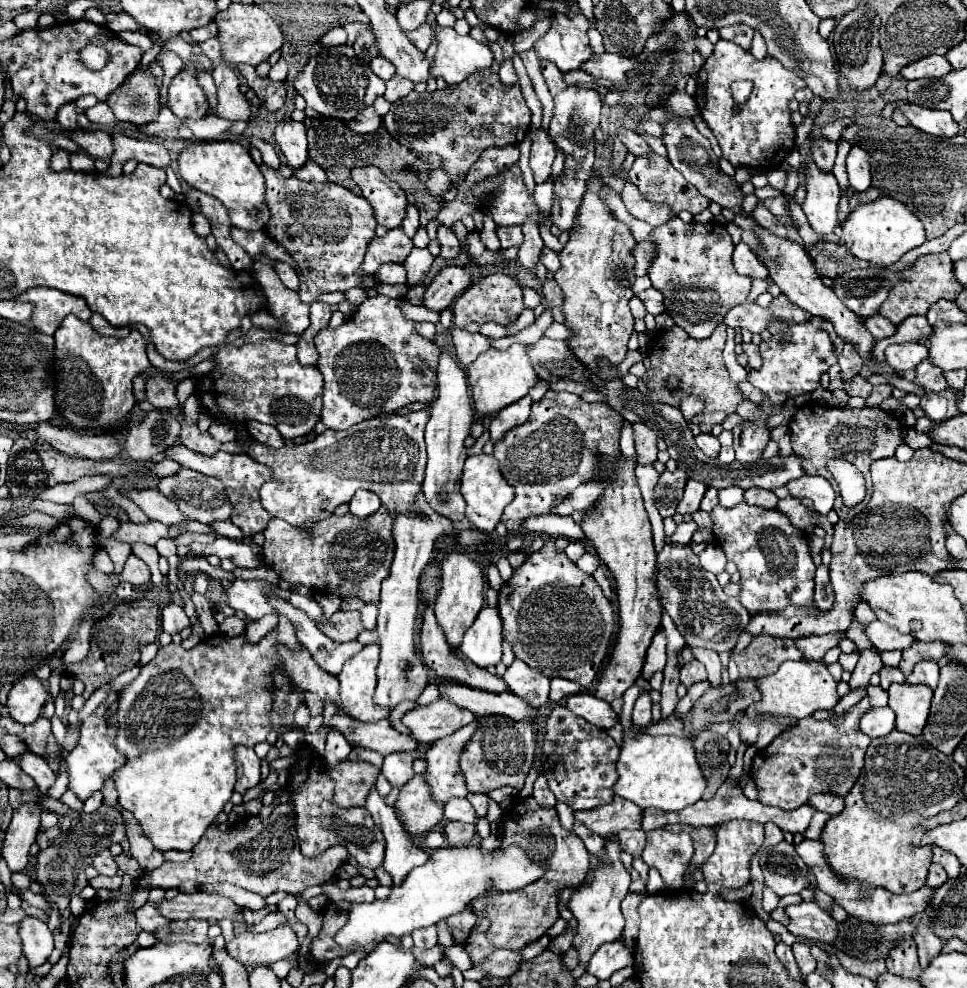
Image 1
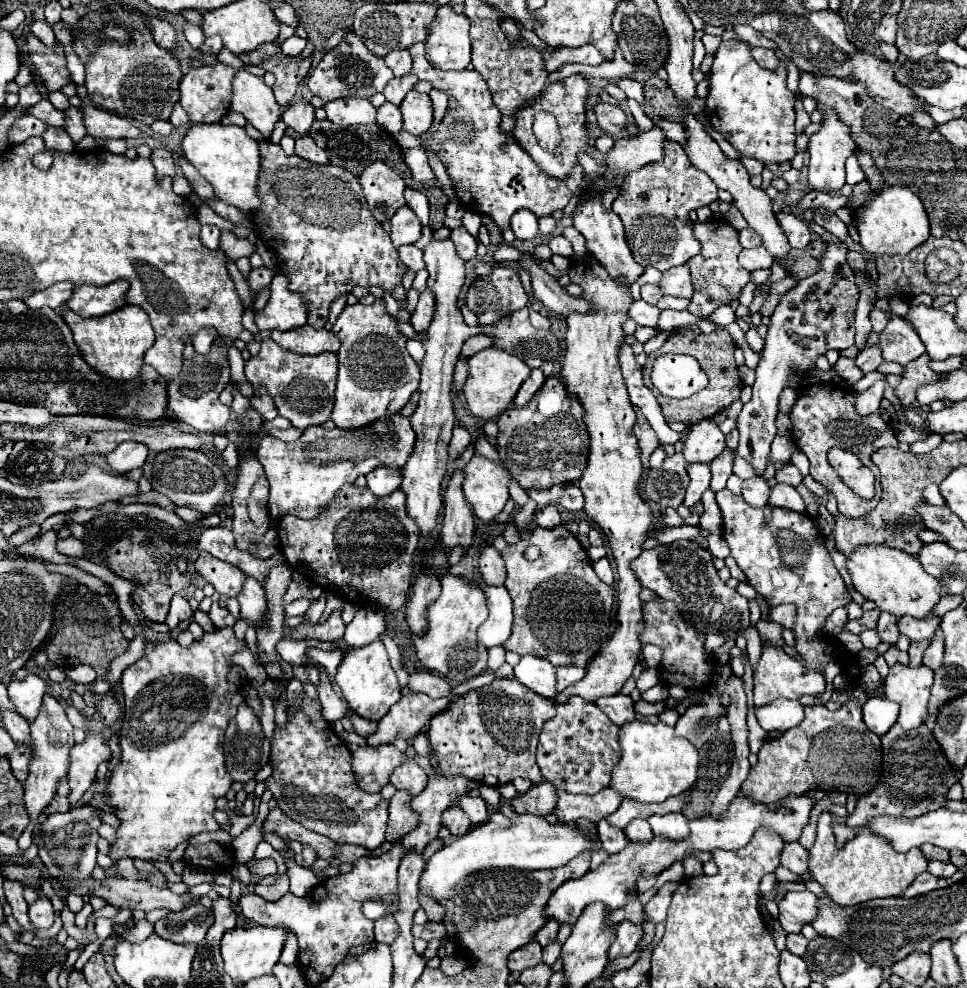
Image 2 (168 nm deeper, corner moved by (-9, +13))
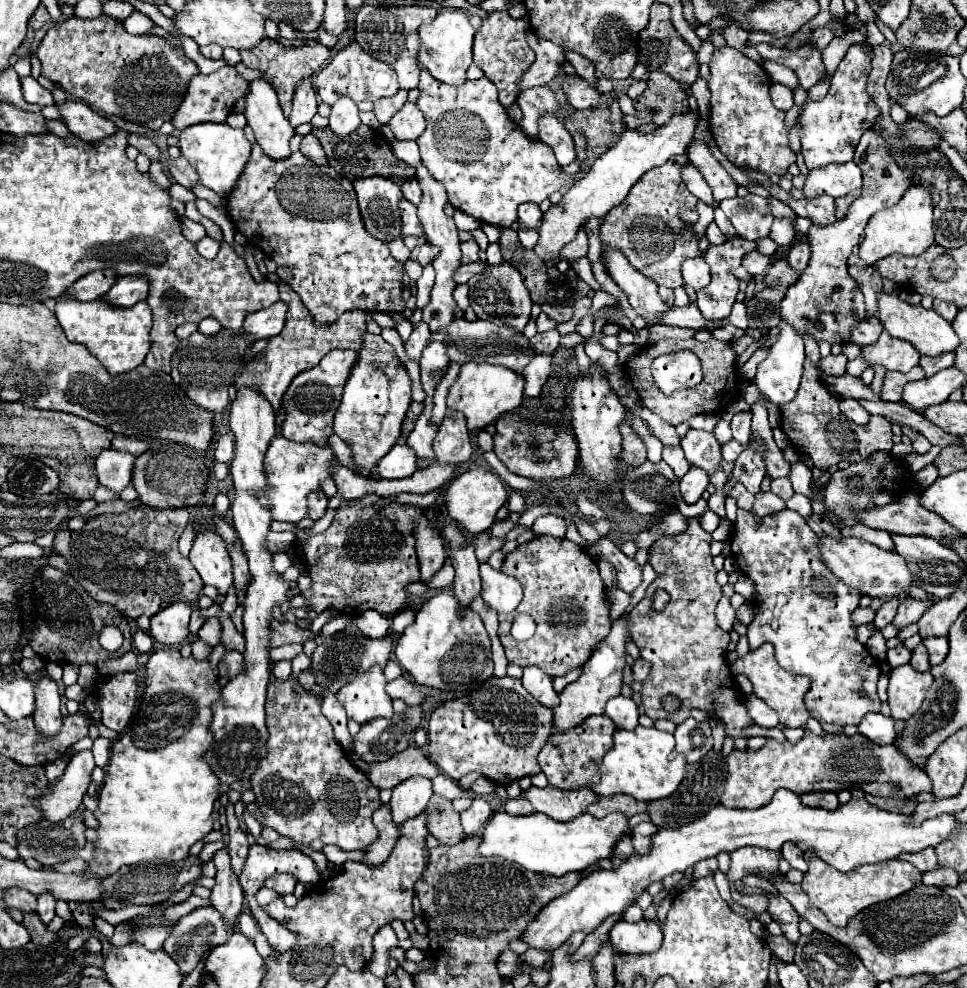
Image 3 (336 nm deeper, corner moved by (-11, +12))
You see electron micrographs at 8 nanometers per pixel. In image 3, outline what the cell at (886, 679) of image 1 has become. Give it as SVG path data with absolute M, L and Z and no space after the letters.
M898 645L894 649L888 649L886 659L892 667L900 667L900 665L906 665L910 661L910 651L904 645Z

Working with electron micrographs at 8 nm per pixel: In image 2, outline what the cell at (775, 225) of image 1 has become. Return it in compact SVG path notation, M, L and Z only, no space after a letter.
M780 212L776 218L780 220L780 226L792 248L806 248L812 242L812 232L804 220L786 212Z

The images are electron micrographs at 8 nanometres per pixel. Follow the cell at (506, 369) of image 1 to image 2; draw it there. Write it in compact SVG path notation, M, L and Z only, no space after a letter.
M486 348L474 354L468 360L468 380L462 390L466 398L466 408L474 418L492 420L498 418L508 406L512 406L512 400L520 388L520 384L530 376L530 368L520 362L516 356L498 350L498 348Z

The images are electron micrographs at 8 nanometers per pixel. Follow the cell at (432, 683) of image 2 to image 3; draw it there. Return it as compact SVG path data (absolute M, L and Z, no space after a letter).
M398 677L398 679L390 681L386 685L386 691L388 691L388 695L392 699L398 697L398 699L402 699L408 705L420 705L420 703L424 703L424 693L420 691L420 687L414 681L406 679L406 677Z

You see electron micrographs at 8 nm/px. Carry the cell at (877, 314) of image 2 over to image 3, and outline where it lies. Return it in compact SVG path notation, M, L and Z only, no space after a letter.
M874 315L874 317L870 317L868 321L862 321L862 323L858 323L858 327L852 329L852 339L850 339L850 341L852 341L852 343L858 343L860 347L872 345L874 341L878 341L880 333L882 333L882 323L880 323L878 317Z

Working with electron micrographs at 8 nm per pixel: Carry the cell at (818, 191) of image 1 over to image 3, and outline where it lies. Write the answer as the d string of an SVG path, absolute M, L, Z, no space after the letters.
M866 43L850 45L846 57L840 61L838 69L832 75L830 91L826 99L812 103L806 101L800 113L800 123L804 127L802 131L802 155L808 165L808 169L826 167L830 163L846 163L852 161L854 149L858 145L858 139L862 133L872 127L874 119L878 117L878 109L872 103L872 99L866 93L866 79L870 75L870 61L872 55L866 53Z

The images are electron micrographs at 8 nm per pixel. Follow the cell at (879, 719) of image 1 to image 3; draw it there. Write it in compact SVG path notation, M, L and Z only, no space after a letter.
M868 713L860 725L858 731L868 737L870 741L884 745L884 743L894 743L896 739L896 731L894 731L894 719L890 715L882 715L882 713Z

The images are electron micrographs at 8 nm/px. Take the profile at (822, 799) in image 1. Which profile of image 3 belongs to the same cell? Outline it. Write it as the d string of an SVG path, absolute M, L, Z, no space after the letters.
M808 793L808 795L802 795L800 797L804 805L810 805L810 807L824 807L824 809L838 809L838 797L836 793Z

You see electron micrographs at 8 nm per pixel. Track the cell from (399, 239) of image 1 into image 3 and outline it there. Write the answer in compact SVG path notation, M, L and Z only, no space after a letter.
M402 199L400 201L400 211L402 211L402 235L412 235L412 237L422 237L422 223L418 221L416 207Z

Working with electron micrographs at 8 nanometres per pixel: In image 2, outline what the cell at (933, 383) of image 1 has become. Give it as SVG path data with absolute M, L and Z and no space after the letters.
M922 354L920 358L916 358L916 360L912 360L912 362L908 362L904 366L902 380L894 388L894 394L898 396L898 400L900 400L902 406L908 406L908 404L914 402L914 390L916 390L916 386L934 382L938 378L938 374L932 372L928 368L928 364L930 364L930 356L928 354Z

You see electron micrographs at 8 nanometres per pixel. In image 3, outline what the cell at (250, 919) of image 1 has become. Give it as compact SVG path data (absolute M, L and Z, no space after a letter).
M282 873L282 875L274 875L270 879L264 881L264 887L276 891L278 895L286 895L286 893L292 893L294 887L296 887L296 877L290 875L290 873Z

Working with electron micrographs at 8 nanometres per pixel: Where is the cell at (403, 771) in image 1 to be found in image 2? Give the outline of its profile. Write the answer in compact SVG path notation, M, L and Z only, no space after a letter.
M410 746L406 752L408 762L404 762L400 768L396 768L396 772L390 776L390 784L396 786L396 790L408 790L410 796L418 796L424 786L428 784L428 776L424 774L424 770L414 762L414 748Z

